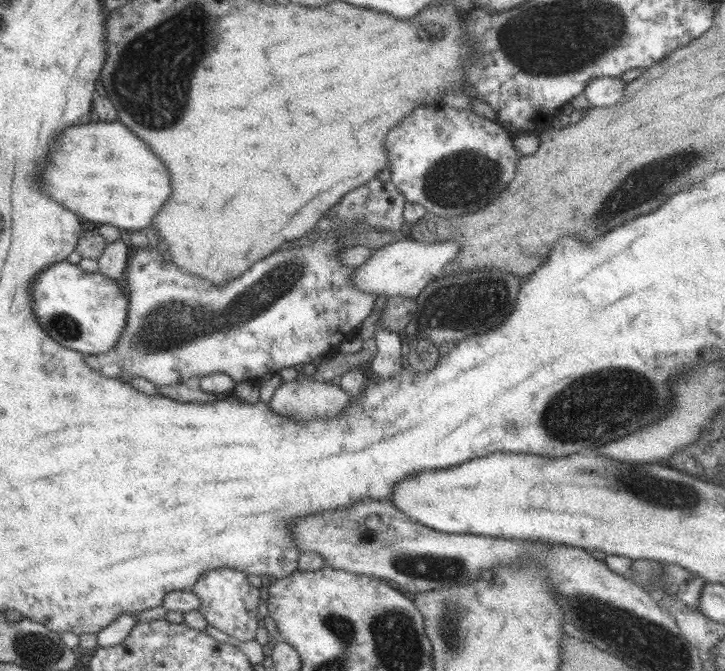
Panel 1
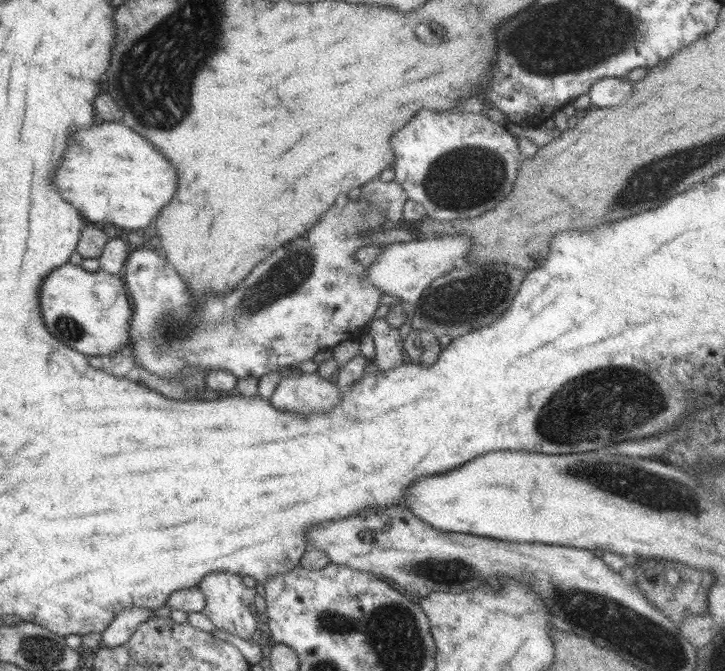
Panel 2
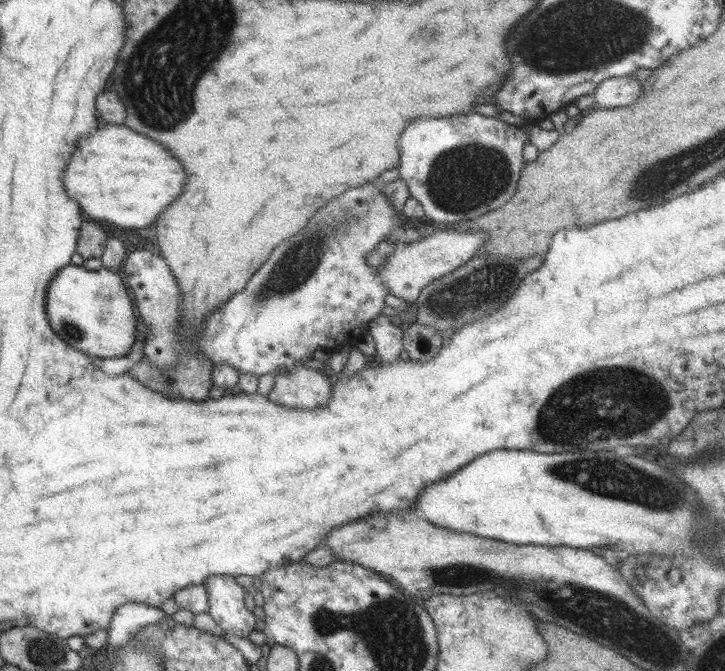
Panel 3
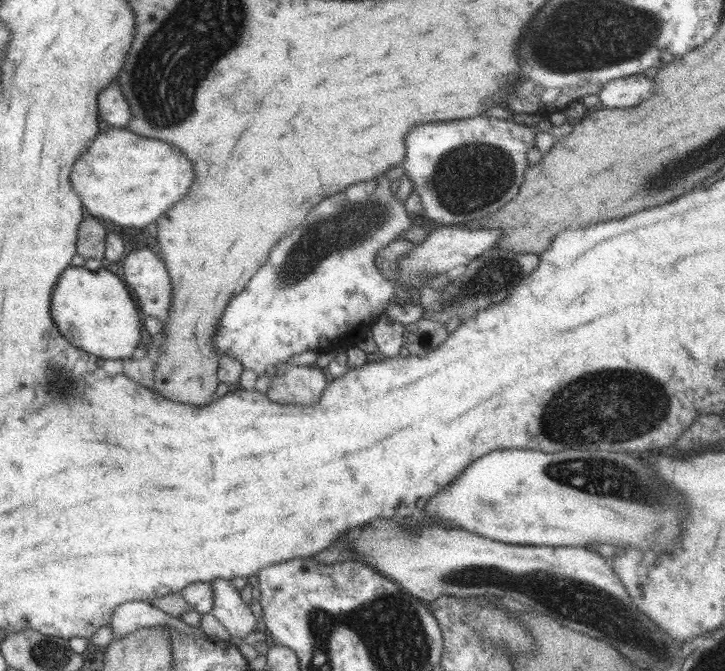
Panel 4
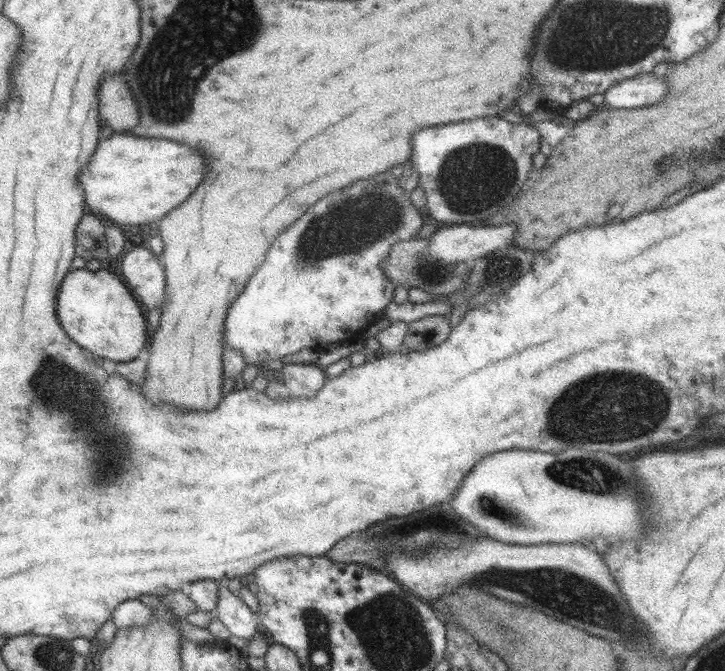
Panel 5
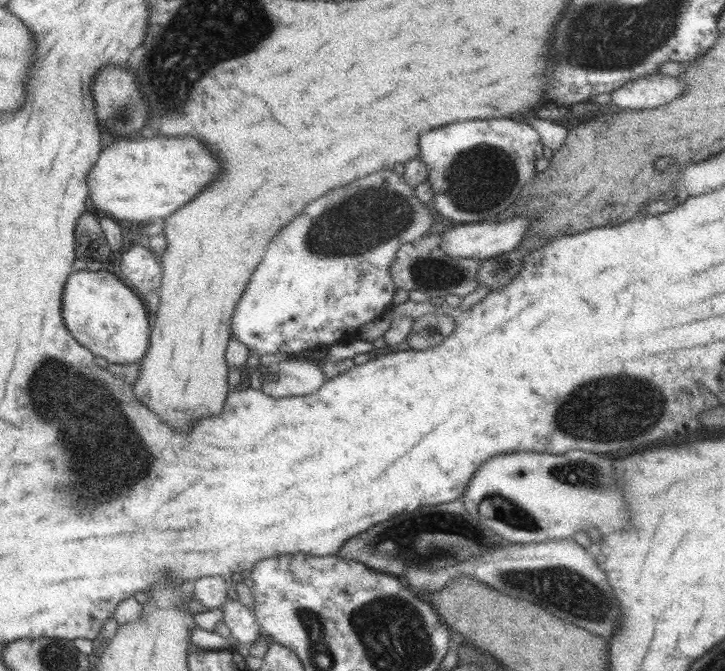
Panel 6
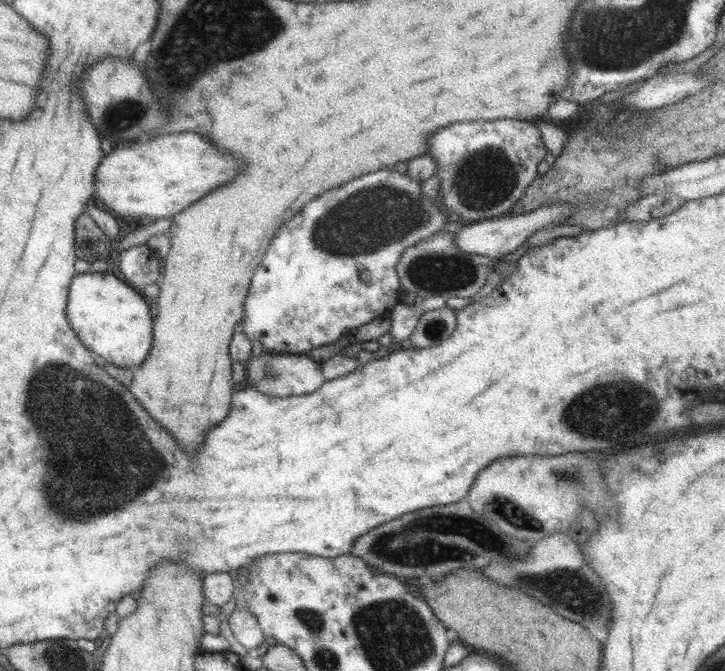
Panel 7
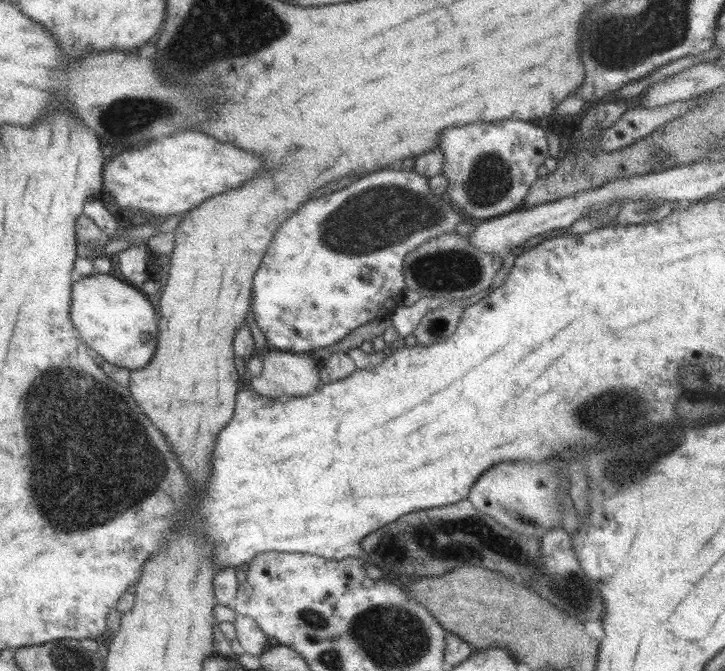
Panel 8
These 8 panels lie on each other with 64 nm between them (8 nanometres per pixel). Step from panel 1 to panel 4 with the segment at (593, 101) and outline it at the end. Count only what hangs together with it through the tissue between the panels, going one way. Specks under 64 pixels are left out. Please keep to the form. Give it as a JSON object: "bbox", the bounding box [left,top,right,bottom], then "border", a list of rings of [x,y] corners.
{"bbox":[598,74,653,110],"border":[[[643,74],[609,80],[598,92],[600,104],[608,109],[624,110],[637,106],[653,94],[653,81]]]}

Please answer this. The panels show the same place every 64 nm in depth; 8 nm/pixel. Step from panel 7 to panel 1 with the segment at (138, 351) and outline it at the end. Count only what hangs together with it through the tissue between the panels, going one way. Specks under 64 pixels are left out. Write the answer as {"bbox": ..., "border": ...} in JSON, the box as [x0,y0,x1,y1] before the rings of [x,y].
{"bbox":[29,261,128,354],"border":[[[67,261],[49,264],[32,281],[29,297],[35,319],[57,344],[81,354],[103,354],[117,344],[127,322],[128,297],[122,281],[87,273]]]}

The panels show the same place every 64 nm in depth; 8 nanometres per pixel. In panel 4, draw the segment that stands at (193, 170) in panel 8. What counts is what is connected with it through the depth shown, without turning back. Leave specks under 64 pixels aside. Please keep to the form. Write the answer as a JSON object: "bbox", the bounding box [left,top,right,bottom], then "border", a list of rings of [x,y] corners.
{"bbox":[70,127,195,228],"border":[[[108,127],[100,131],[86,152],[75,162],[70,173],[70,184],[81,199],[85,214],[111,221],[117,226],[143,228],[154,223],[190,190],[195,174],[193,166],[175,146],[161,140],[151,140],[127,132],[127,128]]]}

